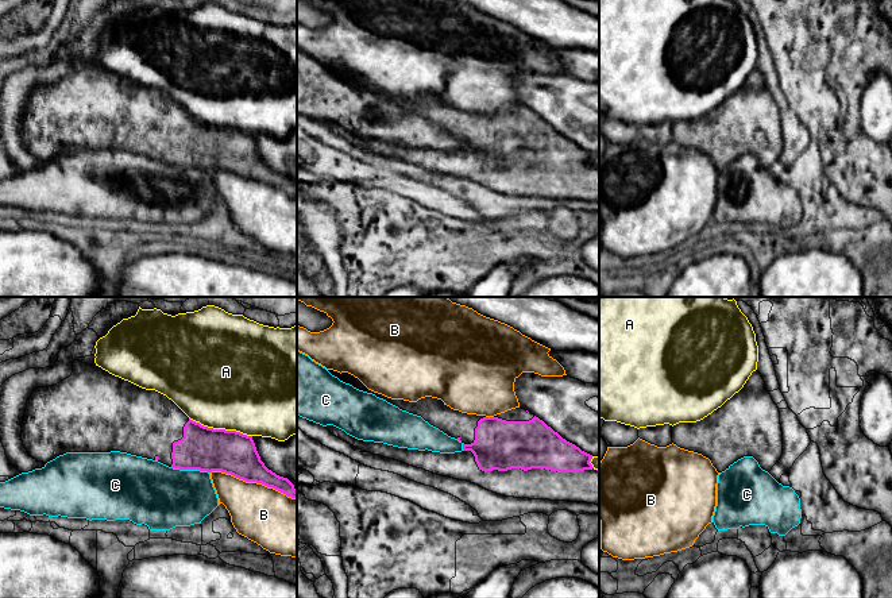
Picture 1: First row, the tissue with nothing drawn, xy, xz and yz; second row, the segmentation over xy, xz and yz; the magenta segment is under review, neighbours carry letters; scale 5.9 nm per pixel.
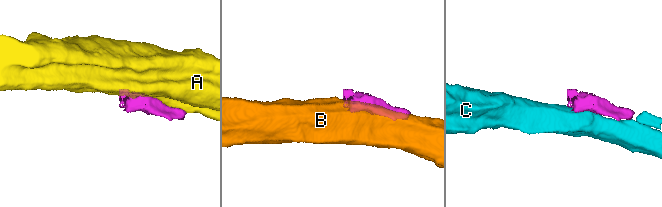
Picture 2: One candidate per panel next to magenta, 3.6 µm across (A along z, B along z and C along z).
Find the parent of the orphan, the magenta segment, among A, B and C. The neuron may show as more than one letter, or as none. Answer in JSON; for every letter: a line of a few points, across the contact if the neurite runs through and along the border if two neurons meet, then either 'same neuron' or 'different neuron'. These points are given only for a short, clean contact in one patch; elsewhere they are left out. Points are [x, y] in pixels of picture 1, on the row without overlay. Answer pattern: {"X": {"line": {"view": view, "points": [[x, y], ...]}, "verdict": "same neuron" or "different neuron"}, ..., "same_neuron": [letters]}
{"A": {"verdict": "different neuron"}, "B": {"verdict": "different neuron"}, "C": {"verdict": "different neuron"}, "same_neuron": []}

